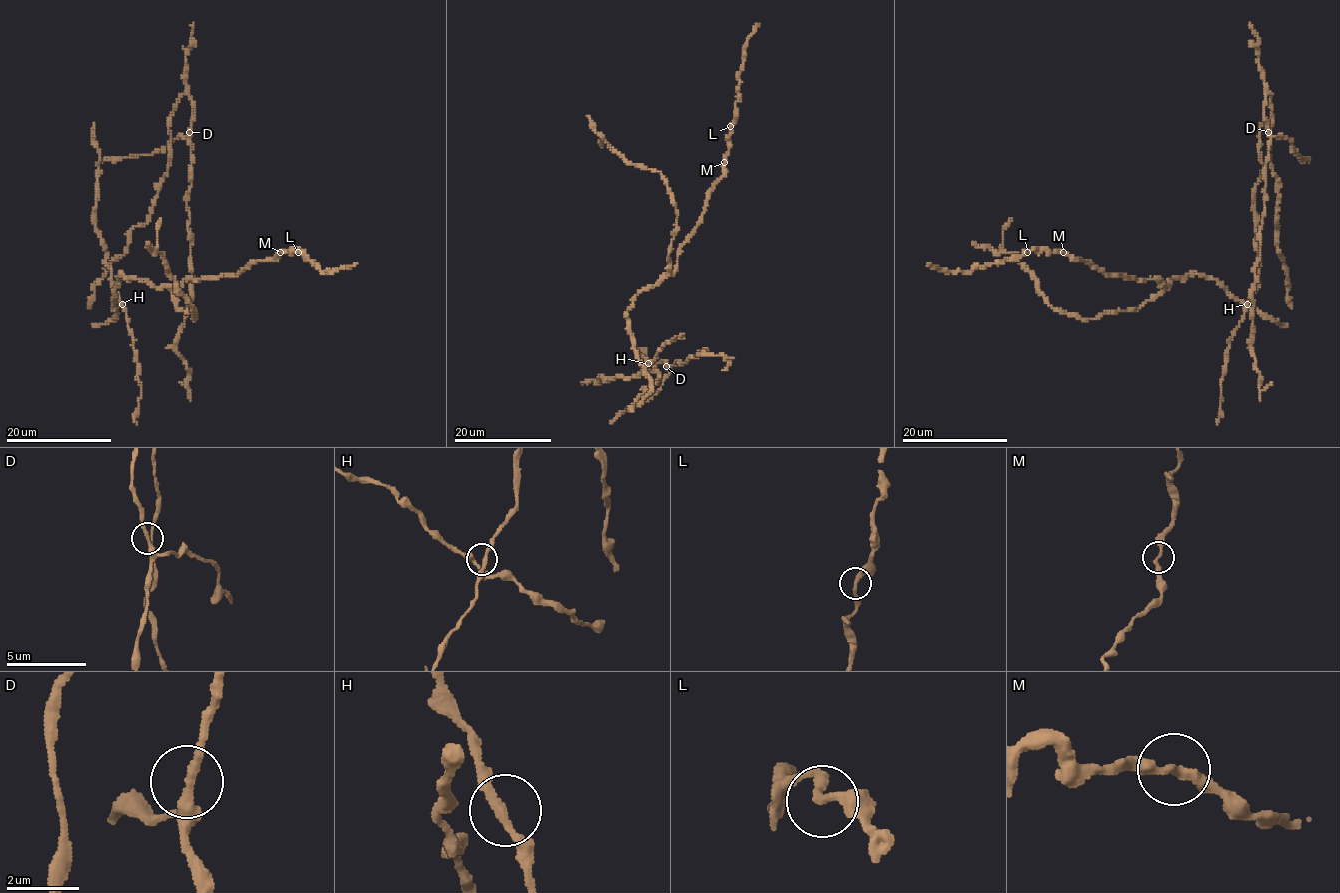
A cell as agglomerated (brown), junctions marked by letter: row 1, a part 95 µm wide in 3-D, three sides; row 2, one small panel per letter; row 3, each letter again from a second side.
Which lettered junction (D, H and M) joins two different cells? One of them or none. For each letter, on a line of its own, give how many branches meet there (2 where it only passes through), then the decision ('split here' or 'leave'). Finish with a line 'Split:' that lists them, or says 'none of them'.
D: branches 2; leave
H: branches 2; leave
M: branches 2; leave
Split: none of them

